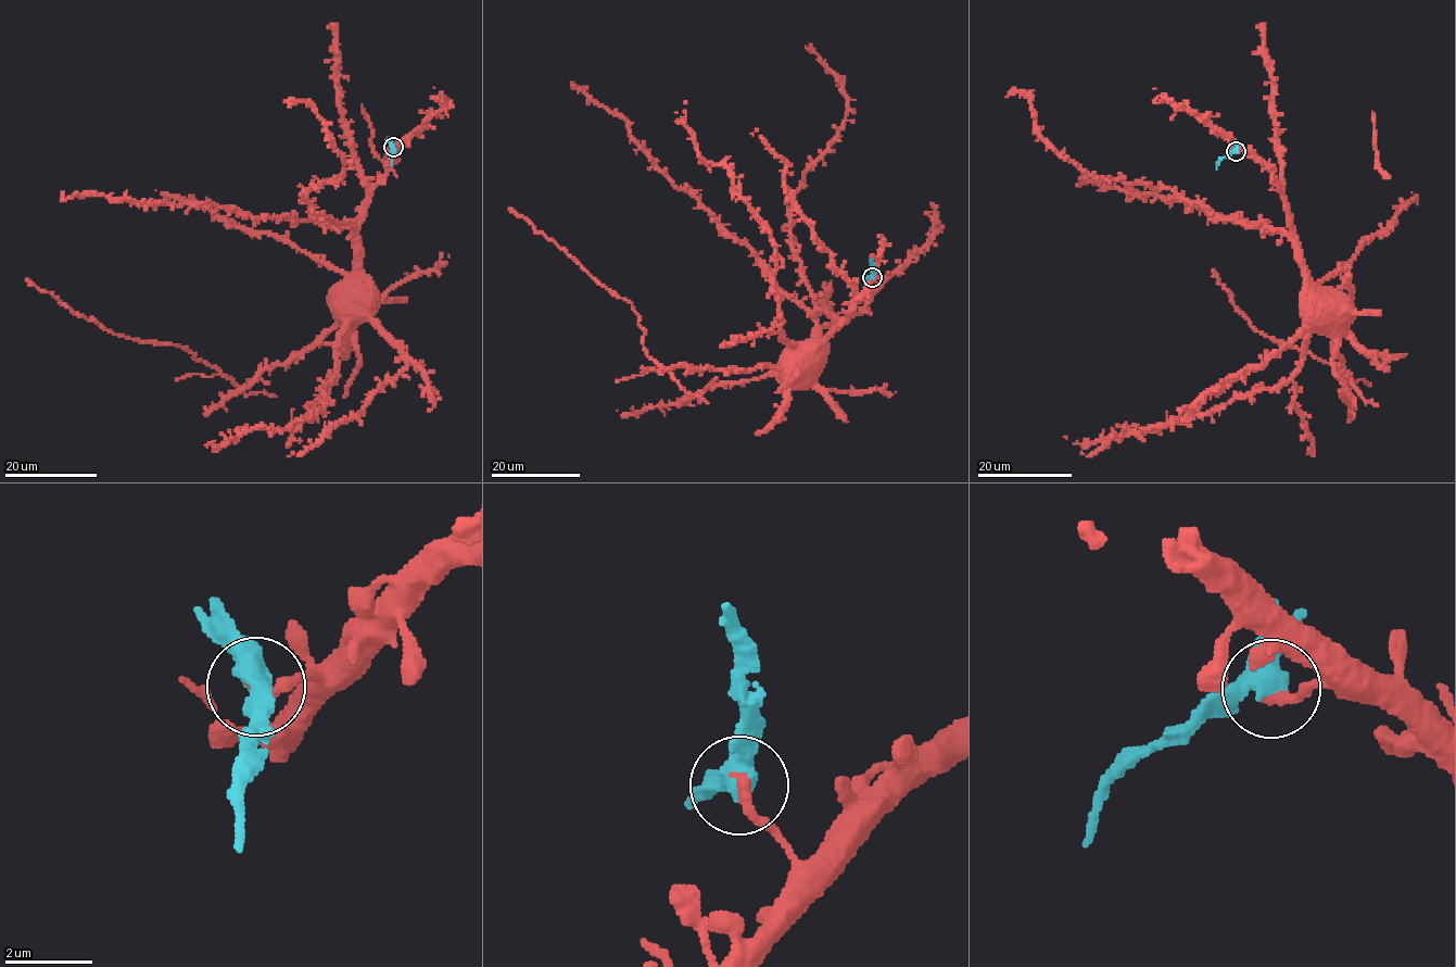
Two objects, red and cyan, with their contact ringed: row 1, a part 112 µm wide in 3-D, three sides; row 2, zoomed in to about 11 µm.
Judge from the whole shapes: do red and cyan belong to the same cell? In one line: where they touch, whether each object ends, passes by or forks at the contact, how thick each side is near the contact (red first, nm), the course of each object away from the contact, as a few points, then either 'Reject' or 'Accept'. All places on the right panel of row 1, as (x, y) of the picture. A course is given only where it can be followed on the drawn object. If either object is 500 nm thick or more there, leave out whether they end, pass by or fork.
Place: (1236, 151). At the ring red ends. At the ring cyan passes by. Thickness 260 nm (red) against 480 nm. Course of red: (1236, 151), (1250, 152), (1270, 171), (1292, 231), (1296, 261), (1305, 283), (1305, 302), (1312, 305). Course of cyan: (1236, 151), (1225, 155), (1216, 168). Reject

